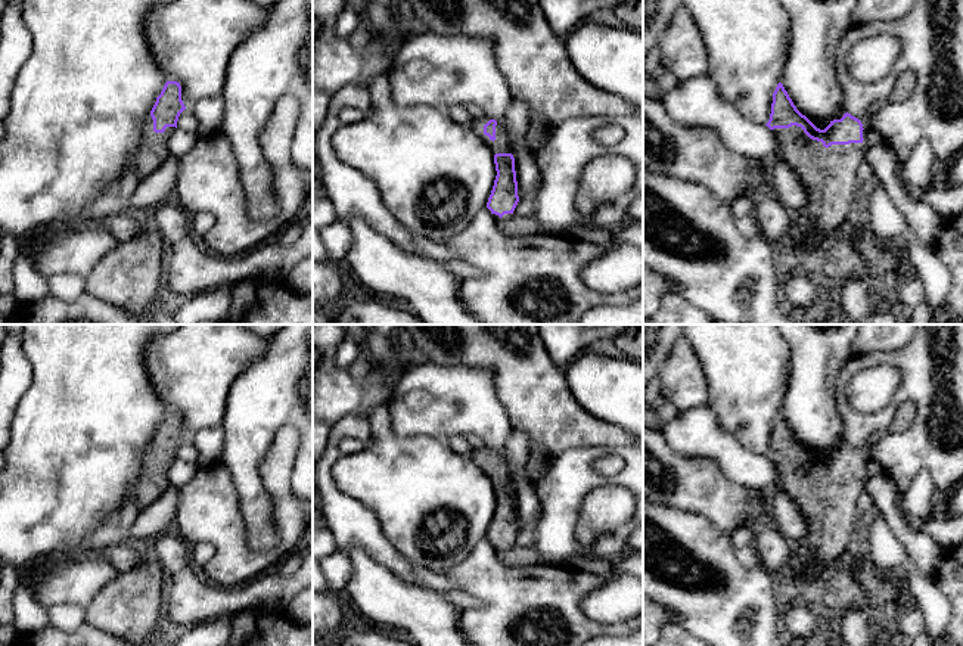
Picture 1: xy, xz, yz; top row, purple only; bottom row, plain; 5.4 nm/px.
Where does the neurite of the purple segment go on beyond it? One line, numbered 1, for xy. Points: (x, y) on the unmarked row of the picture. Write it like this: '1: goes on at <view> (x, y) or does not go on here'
1: goes on at xy (152, 483)

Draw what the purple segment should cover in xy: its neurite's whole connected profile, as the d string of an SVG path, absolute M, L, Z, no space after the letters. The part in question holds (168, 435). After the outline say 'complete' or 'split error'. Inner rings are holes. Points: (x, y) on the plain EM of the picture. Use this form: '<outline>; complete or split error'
M167 411L145 453L143 466L136 482L140 510L152 504L170 487L168 469L175 462L178 447L184 440L180 413Z; split error

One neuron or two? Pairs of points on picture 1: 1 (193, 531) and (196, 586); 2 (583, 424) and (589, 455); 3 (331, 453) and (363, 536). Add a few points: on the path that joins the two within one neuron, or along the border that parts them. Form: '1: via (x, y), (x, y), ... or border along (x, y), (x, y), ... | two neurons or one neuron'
1: border along (198, 570), (208, 580), (227, 589) | two neurons
2: border along (621, 444), (572, 446), (553, 456) | two neurons
3: via (328, 474), (328, 490), (344, 515) | one neuron

